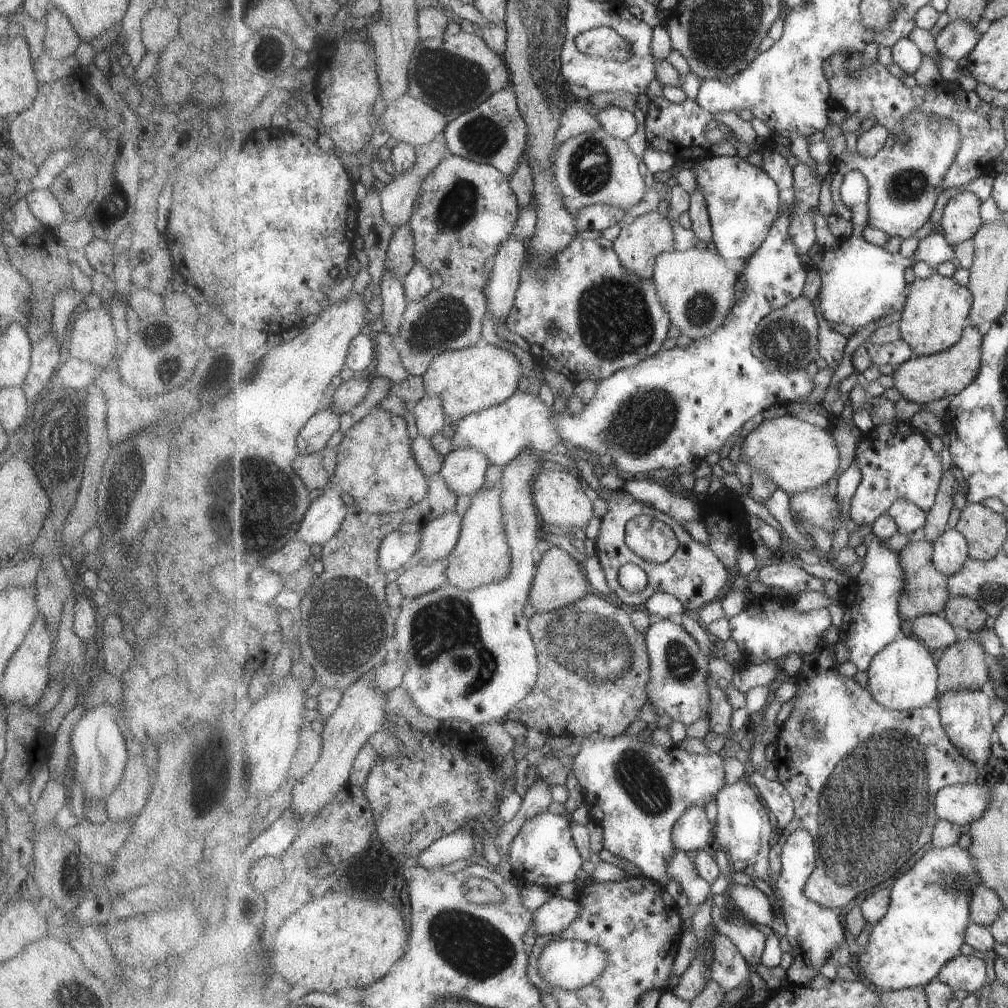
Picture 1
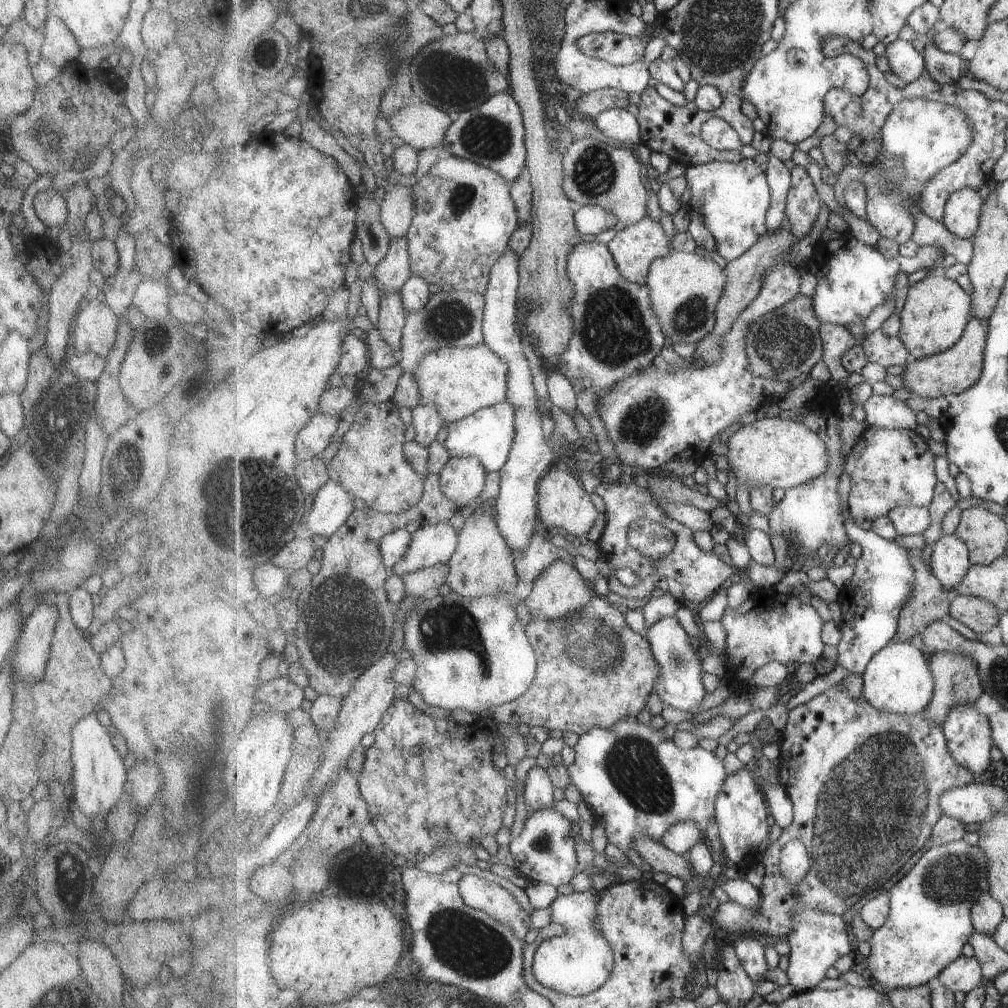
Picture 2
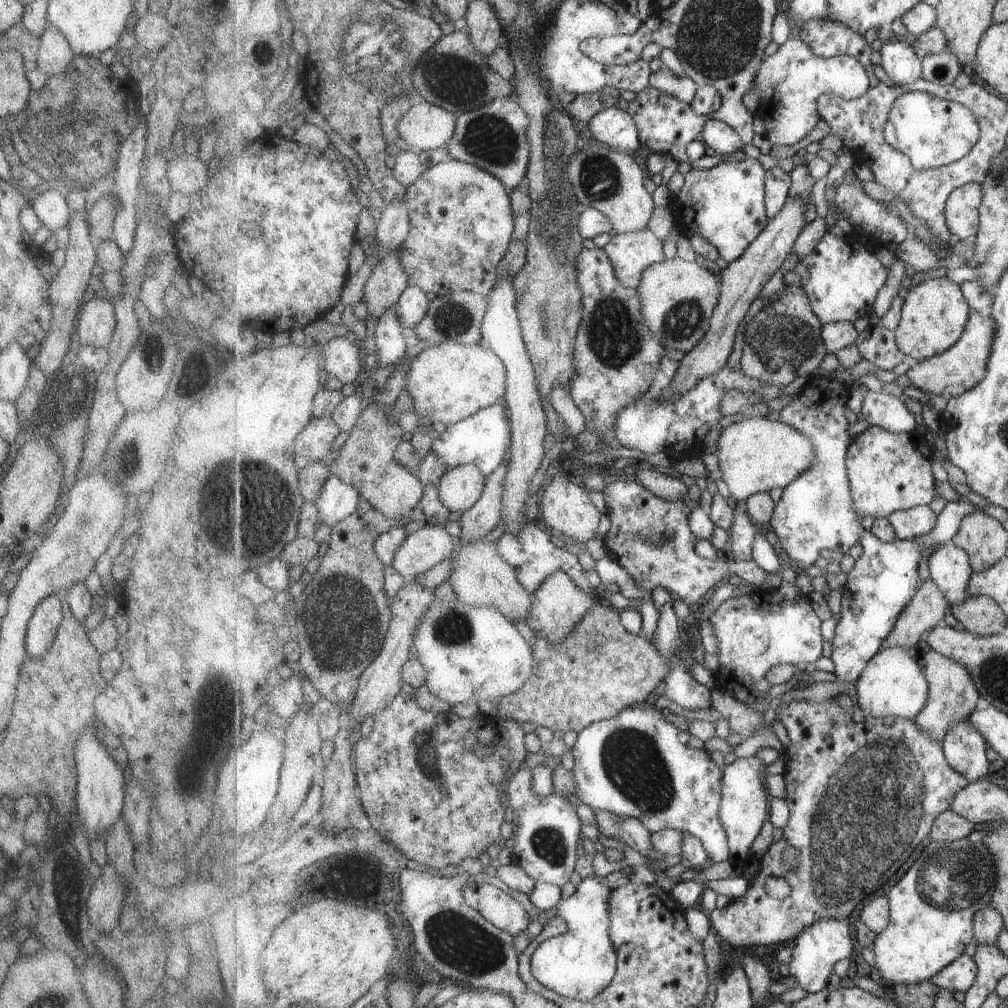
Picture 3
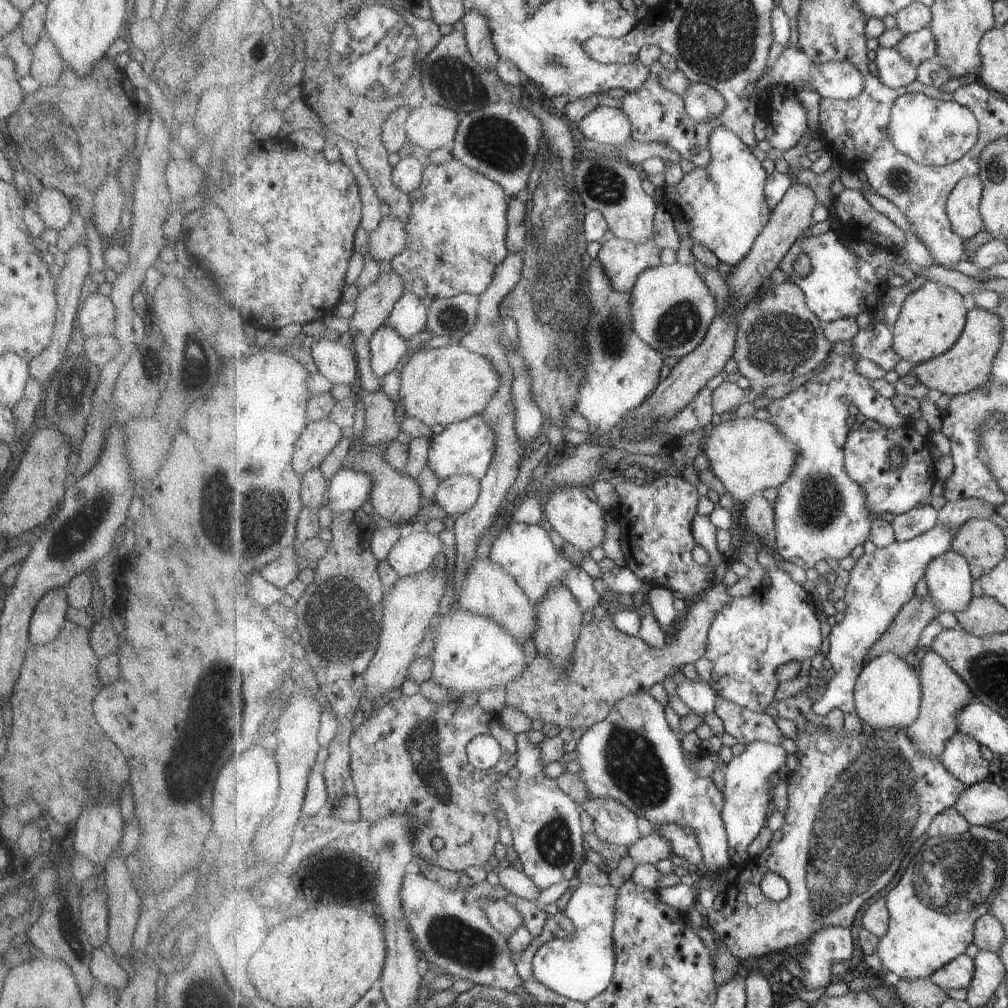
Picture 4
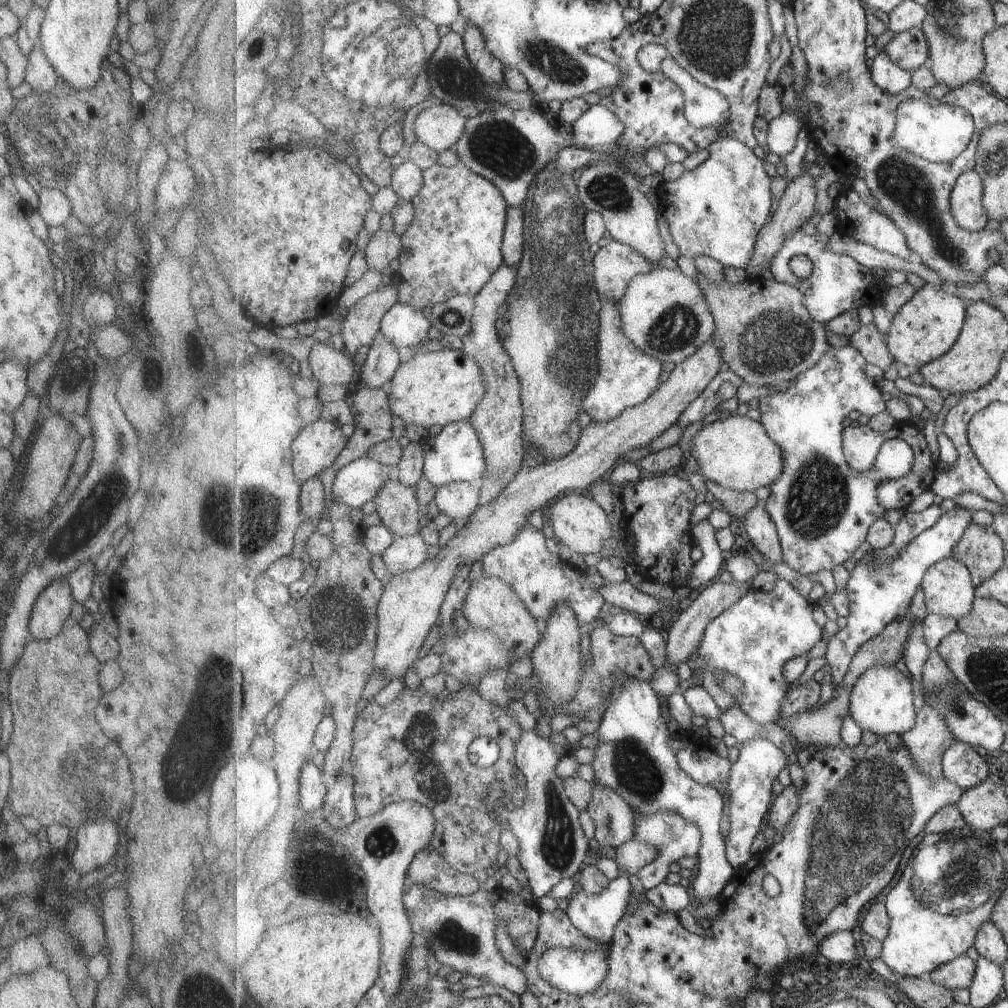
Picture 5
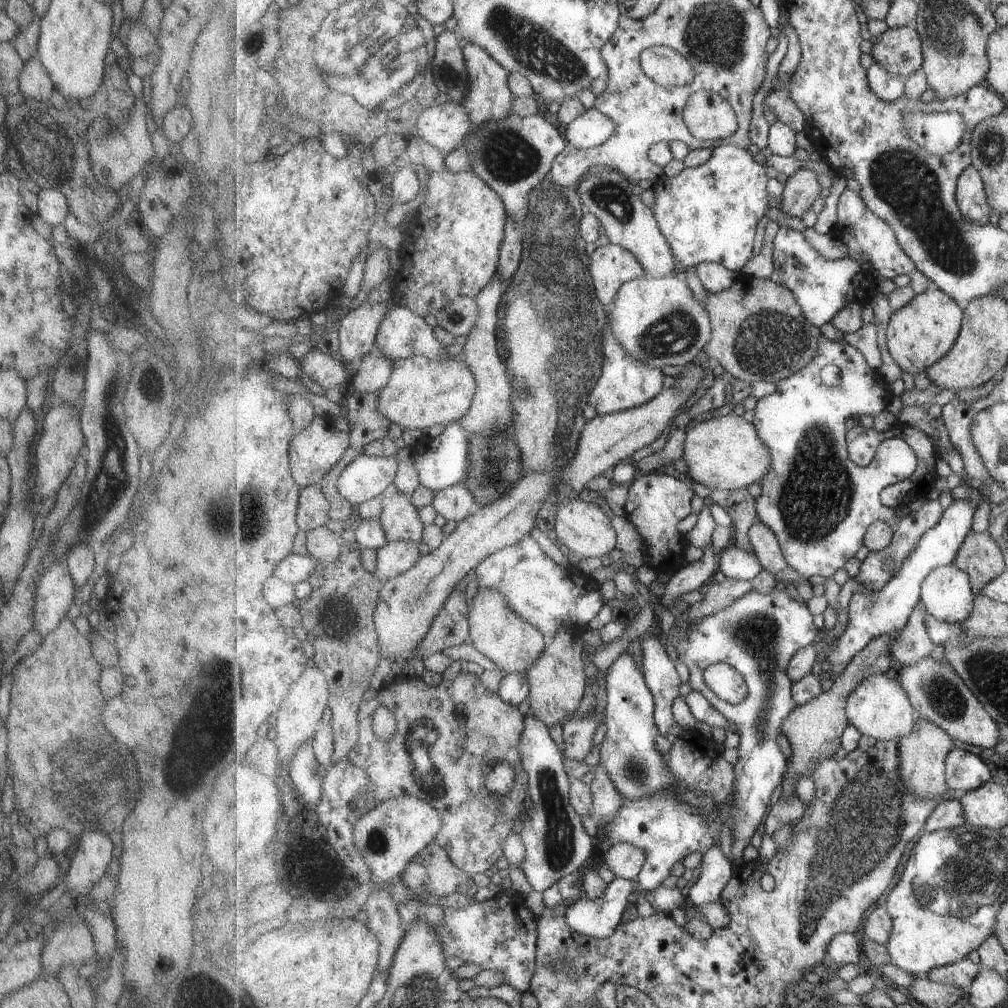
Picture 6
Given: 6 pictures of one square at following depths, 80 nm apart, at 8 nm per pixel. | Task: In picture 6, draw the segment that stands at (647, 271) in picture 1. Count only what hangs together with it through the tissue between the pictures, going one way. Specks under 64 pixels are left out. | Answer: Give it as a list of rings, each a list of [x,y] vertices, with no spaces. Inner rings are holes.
[[[611,242],[597,247],[590,260],[596,295],[607,308],[615,302],[617,293],[625,283],[645,274],[644,266],[632,252]]]

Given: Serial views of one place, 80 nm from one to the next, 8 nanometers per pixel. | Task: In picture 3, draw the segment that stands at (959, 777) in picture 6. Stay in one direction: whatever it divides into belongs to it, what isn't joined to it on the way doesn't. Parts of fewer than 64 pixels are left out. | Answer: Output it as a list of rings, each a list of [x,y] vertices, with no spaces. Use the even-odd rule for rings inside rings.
[[[969,720],[956,724],[942,744],[949,764],[970,783],[987,776],[992,763],[987,758],[989,743]]]

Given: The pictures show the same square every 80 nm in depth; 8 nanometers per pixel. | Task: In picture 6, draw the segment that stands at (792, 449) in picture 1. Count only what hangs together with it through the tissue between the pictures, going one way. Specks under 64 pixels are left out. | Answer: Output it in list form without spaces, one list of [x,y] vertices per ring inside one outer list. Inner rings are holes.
[[[735,413],[705,418],[687,428],[684,453],[681,459],[688,467],[689,480],[701,483],[709,490],[735,490],[760,483],[772,471],[772,453],[761,442],[756,424],[747,422]]]

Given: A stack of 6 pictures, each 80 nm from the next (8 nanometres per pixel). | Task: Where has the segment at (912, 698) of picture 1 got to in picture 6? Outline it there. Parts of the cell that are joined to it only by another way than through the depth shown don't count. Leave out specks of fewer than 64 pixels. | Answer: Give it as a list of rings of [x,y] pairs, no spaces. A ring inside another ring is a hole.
[[[881,673],[878,675],[870,676],[869,678],[866,678],[852,693],[851,696],[849,696],[846,706],[846,715],[848,716],[848,721],[851,725],[856,726],[862,734],[865,734],[867,736],[871,736],[875,738],[877,741],[899,741],[904,736],[907,736],[908,734],[911,734],[913,732],[913,729],[916,727],[916,722],[913,722],[913,718],[915,718],[915,709],[911,702],[911,697],[908,695],[908,692],[904,689],[902,684],[896,679],[896,674],[894,673]]]

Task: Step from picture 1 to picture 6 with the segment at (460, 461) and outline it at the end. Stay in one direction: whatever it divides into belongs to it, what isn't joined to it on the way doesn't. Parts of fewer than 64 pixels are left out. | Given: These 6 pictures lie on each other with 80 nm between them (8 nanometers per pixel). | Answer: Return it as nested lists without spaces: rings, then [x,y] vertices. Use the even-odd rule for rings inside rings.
[[[459,483],[440,490],[432,506],[446,521],[454,520],[460,523],[471,514],[475,502],[473,491],[469,490],[465,483]]]

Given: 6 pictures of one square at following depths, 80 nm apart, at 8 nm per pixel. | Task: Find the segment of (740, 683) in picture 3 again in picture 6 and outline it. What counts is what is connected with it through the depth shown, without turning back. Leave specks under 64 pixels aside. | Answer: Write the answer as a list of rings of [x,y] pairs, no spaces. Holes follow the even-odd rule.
[[[779,585],[769,595],[763,595],[753,590],[722,611],[703,617],[695,626],[691,625],[678,634],[681,640],[678,642],[677,652],[679,660],[689,668],[688,684],[693,690],[703,693],[711,701],[711,704],[727,718],[728,722],[734,725],[739,736],[738,761],[734,764],[738,793],[736,808],[731,816],[734,828],[732,829],[733,845],[730,858],[733,861],[743,856],[743,850],[749,846],[755,830],[761,826],[761,822],[769,810],[769,804],[773,800],[773,792],[779,788],[779,784],[781,785],[784,779],[788,762],[785,750],[780,745],[780,738],[784,734],[782,726],[785,719],[798,706],[794,699],[794,680],[788,675],[788,664],[793,655],[796,655],[802,648],[815,644],[819,634],[820,630],[813,624],[813,614],[809,612],[809,608],[790,587],[784,585]],[[715,663],[727,663],[734,666],[747,681],[749,696],[743,702],[738,705],[727,702],[719,698],[707,686],[704,679],[705,669]]]

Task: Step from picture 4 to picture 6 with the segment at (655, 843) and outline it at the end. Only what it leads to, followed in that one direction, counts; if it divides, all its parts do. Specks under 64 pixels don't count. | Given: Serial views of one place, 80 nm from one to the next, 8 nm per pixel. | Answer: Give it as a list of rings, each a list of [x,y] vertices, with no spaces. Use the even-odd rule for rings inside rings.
[[[617,843],[603,849],[605,867],[615,878],[634,879],[645,864],[646,854],[629,843]]]

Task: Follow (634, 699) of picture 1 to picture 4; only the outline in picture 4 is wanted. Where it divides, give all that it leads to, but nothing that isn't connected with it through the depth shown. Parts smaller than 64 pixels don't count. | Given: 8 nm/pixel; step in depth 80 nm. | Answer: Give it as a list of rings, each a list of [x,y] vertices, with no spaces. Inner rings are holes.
[[[720,581],[703,592],[700,599],[693,603],[687,610],[685,622],[676,634],[674,641],[669,642],[665,648],[649,646],[641,637],[621,633],[614,624],[613,616],[607,616],[600,611],[589,622],[582,627],[582,633],[576,646],[576,657],[569,666],[557,665],[549,657],[536,652],[531,663],[525,668],[525,672],[518,676],[513,682],[507,683],[506,705],[514,706],[529,716],[530,720],[535,718],[544,723],[552,723],[559,728],[571,727],[573,730],[581,726],[588,729],[598,722],[604,721],[609,713],[615,708],[621,699],[639,692],[649,692],[657,682],[663,682],[671,677],[677,669],[687,663],[694,663],[701,660],[708,651],[708,634],[715,617],[734,599],[734,596],[727,590],[727,586]]]

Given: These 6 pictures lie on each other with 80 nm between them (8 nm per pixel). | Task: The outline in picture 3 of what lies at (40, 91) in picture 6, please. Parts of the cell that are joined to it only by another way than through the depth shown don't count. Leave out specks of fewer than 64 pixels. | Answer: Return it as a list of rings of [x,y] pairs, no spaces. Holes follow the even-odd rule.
[[[49,24],[38,36],[38,51],[34,68],[46,78],[56,77],[68,67],[72,54],[63,35]]]

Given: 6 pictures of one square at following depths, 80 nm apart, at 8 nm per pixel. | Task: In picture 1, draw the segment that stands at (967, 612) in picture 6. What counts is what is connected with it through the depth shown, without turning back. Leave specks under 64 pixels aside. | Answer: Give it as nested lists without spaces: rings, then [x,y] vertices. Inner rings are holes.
[[[956,528],[947,529],[934,542],[933,562],[947,578],[956,575],[968,561],[970,546],[964,534]]]

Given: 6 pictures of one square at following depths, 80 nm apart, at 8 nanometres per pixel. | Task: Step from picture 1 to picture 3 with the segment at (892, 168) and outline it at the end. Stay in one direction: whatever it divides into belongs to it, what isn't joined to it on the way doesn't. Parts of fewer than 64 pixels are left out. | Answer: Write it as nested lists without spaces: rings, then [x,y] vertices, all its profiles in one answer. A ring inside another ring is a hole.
[[[921,91],[901,94],[884,126],[888,143],[905,153],[920,171],[948,165],[967,156],[980,139],[980,122],[964,104]],[[855,176],[850,184],[842,183],[836,190],[836,206],[863,233],[883,243],[895,242],[900,245],[908,237],[907,222],[887,209],[883,202],[863,192],[861,185],[864,183]]]

